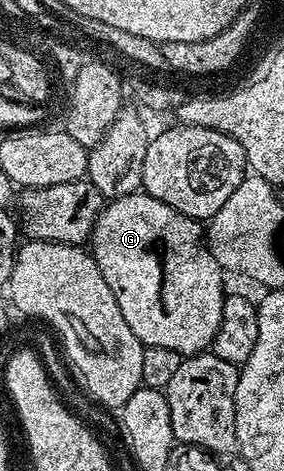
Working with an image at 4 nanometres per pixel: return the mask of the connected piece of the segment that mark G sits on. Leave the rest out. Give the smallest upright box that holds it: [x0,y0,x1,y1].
[89,191,228,355]

